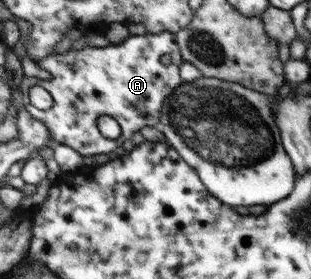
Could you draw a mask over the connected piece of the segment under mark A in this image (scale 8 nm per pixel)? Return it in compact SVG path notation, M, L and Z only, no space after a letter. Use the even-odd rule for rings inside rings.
M170 31L129 35L118 44L110 44L105 47L87 46L80 50L72 49L63 54L54 53L37 61L38 68L46 70L52 75L50 80L24 77L21 81L19 88L23 94L23 107L48 128L48 132L56 144L69 146L84 157L95 154L113 155L113 150L125 140L132 138L132 134L138 132L140 128L144 126L158 127L164 100L183 82L179 70L182 61L176 33ZM163 54L170 54L170 63L166 66L163 66L160 61ZM34 86L41 86L48 90L53 97L53 107L40 110L30 103L28 94L30 88ZM100 116L112 116L121 126L121 135L117 139L106 138L99 134L96 120Z

